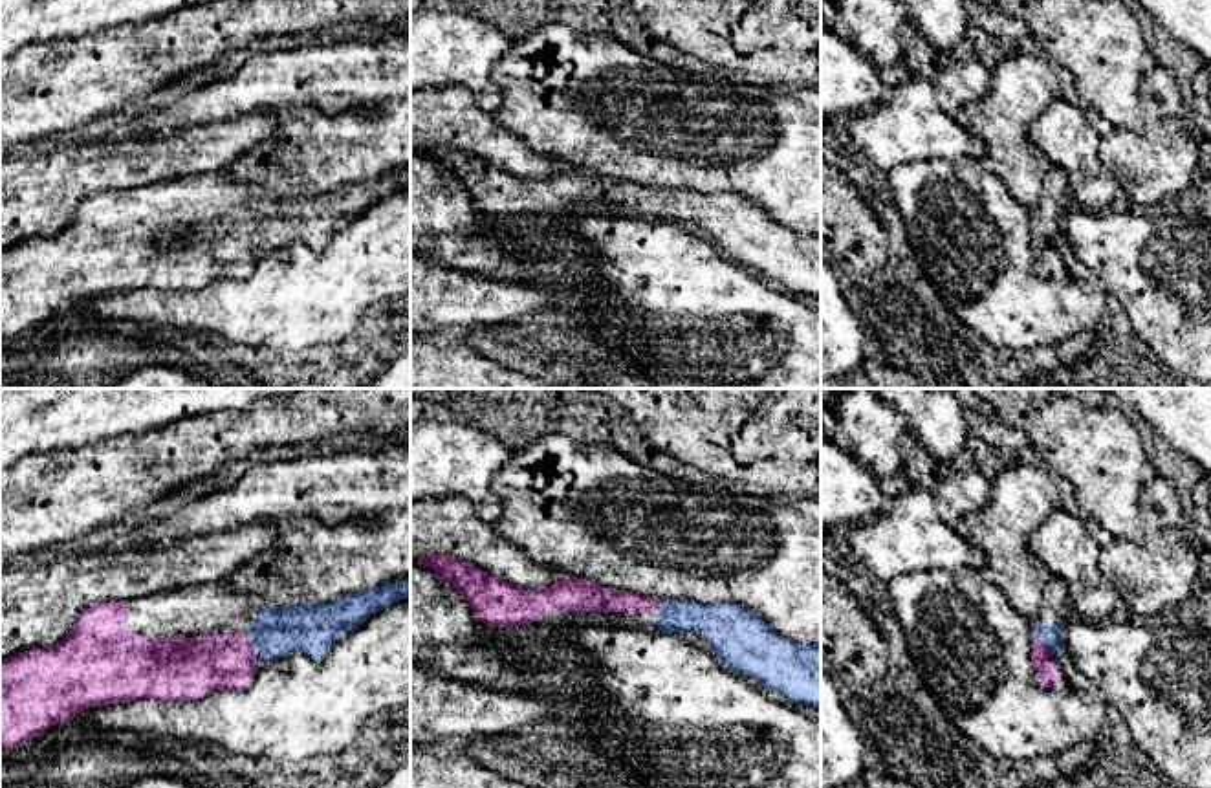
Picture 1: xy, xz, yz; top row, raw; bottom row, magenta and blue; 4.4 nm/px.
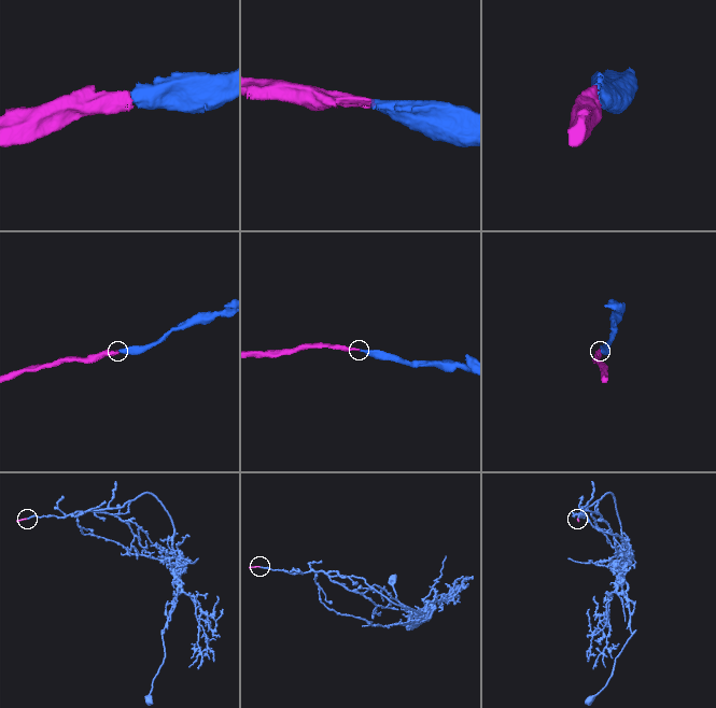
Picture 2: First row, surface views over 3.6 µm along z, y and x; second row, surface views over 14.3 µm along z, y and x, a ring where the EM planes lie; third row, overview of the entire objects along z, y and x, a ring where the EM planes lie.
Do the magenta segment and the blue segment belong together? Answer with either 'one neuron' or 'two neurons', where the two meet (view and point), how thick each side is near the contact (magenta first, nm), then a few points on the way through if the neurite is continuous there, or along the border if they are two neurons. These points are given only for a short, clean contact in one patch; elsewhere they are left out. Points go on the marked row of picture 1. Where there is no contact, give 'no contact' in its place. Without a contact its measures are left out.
one neuron | yz (1037, 640) | 90/100 nm | across yz (1047, 669), (1037, 640), (1050, 636)

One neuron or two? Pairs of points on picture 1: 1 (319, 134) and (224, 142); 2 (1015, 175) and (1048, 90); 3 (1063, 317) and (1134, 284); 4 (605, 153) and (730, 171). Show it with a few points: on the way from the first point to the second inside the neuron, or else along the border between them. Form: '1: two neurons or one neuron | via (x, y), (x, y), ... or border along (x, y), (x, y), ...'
1: two neurons | border along (273, 110), (277, 132), (240, 153), (231, 162)
2: one neuron | via (1015, 153), (1015, 121), (1026, 110)
3: two neurons | border along (1100, 286), (1107, 295)
4: one neuron | via (636, 153), (698, 153)

